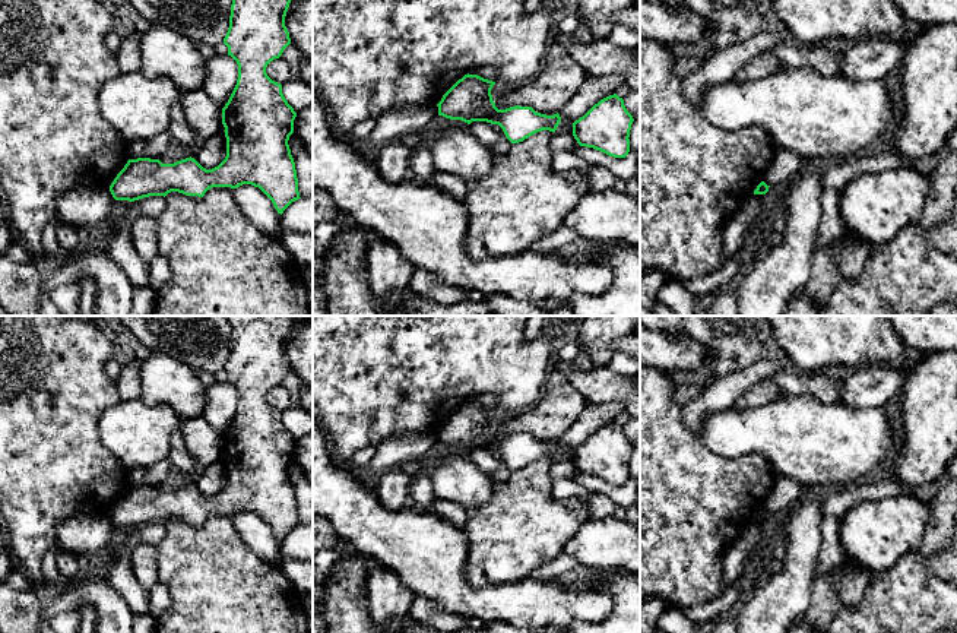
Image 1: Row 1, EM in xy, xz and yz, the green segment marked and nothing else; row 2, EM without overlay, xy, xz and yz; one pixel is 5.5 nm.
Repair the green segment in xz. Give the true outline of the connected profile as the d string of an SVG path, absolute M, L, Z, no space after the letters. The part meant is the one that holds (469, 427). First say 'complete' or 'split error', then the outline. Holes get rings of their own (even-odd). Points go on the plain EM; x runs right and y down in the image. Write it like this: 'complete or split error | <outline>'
complete | M465 402L459 406L437 431L438 443L450 447L487 449L498 452L511 471L519 471L529 463L549 458L555 459L560 441L546 443L536 440L532 434L510 434L498 437L492 428L491 417L495 409L478 402Z

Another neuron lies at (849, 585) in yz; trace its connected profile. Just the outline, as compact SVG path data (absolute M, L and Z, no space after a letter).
M844 556L842 567L843 570L834 579L833 589L844 608L856 608L869 585L868 569L847 556Z

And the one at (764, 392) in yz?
M763 379L736 398L732 408L752 409L783 398L786 398L786 395L776 383L770 379Z

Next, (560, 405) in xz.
M554 370L548 373L538 402L526 411L506 414L495 434L532 434L536 440L554 443L571 428L587 403L570 379Z

